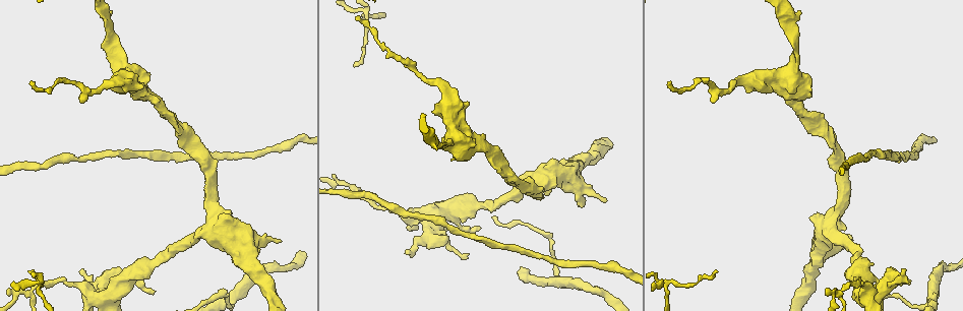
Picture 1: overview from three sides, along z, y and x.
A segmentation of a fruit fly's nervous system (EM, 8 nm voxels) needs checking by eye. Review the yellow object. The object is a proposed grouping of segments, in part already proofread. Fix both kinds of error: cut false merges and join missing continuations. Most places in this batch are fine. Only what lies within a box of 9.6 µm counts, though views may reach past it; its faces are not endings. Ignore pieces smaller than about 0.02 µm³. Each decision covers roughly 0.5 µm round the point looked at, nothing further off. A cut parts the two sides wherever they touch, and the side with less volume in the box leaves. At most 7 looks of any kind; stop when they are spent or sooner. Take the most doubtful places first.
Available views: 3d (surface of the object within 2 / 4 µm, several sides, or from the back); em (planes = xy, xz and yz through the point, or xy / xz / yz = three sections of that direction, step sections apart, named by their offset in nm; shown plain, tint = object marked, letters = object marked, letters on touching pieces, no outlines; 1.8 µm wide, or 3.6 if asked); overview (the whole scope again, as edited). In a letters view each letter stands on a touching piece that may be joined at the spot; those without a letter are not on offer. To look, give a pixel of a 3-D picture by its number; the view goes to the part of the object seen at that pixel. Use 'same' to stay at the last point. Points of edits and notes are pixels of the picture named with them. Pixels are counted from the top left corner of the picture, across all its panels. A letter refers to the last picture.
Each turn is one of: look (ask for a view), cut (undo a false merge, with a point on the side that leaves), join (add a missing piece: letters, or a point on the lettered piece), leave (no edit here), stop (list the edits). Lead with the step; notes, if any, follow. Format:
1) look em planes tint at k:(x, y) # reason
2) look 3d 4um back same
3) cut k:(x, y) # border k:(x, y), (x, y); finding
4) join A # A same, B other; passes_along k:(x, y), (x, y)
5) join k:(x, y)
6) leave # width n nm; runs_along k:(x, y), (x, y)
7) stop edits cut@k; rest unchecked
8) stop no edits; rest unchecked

look em 3.6um yz step 8 letters at 1:(544, 182) # branch point

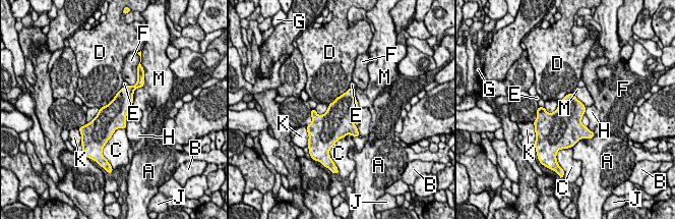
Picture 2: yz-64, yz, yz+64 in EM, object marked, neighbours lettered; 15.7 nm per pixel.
leave # width 420 nm; A other, B other, C other, D other, E other, F other, G other, H other, J other, K other, M other; border 2:(125, 128), (117, 128), (103, 147); all the same neuron

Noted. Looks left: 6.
look 3d 4um at 1:(139, 92) # a fork

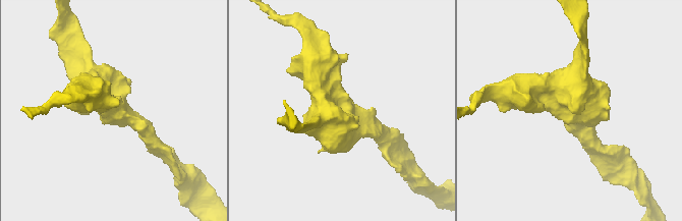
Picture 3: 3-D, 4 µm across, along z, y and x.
look em 3.6um planes letters at 3:(112, 109) # need the tissue

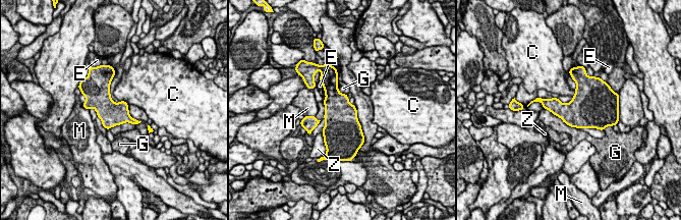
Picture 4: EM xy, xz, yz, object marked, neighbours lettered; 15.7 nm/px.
leave # width 380 nm; longest_contact G 650 nm; C other, E other, G other, M other, Z other; one neuron here

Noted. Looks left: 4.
look 3d 2um at 1:(469, 253) # free end

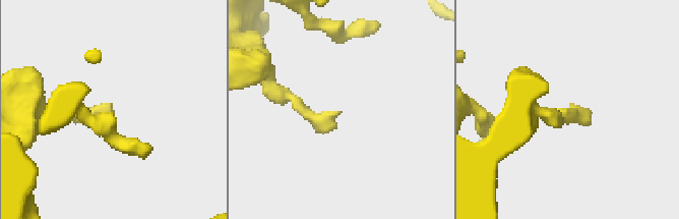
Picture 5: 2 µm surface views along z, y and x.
look em planes letters at 5:(572, 103) # shape alone is not enough

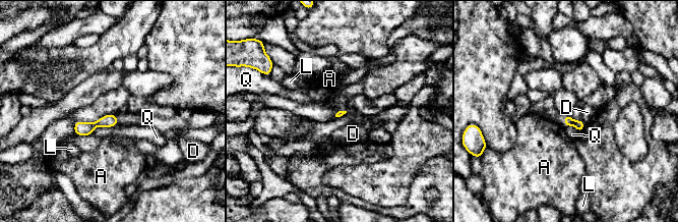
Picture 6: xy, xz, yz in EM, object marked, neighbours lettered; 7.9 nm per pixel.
leave # A other, D other, L other, Q other; border 6:(119, 124), (97, 126), (91, 133); none of them fits

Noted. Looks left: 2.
stop no edits; rest unchecked

